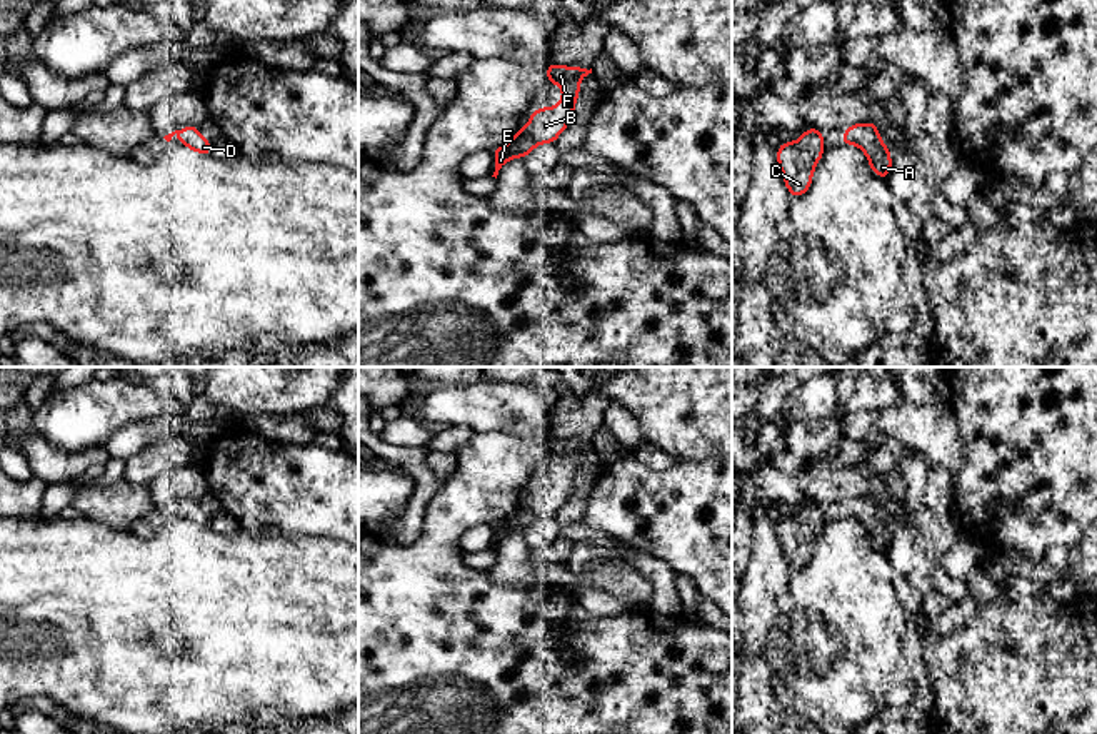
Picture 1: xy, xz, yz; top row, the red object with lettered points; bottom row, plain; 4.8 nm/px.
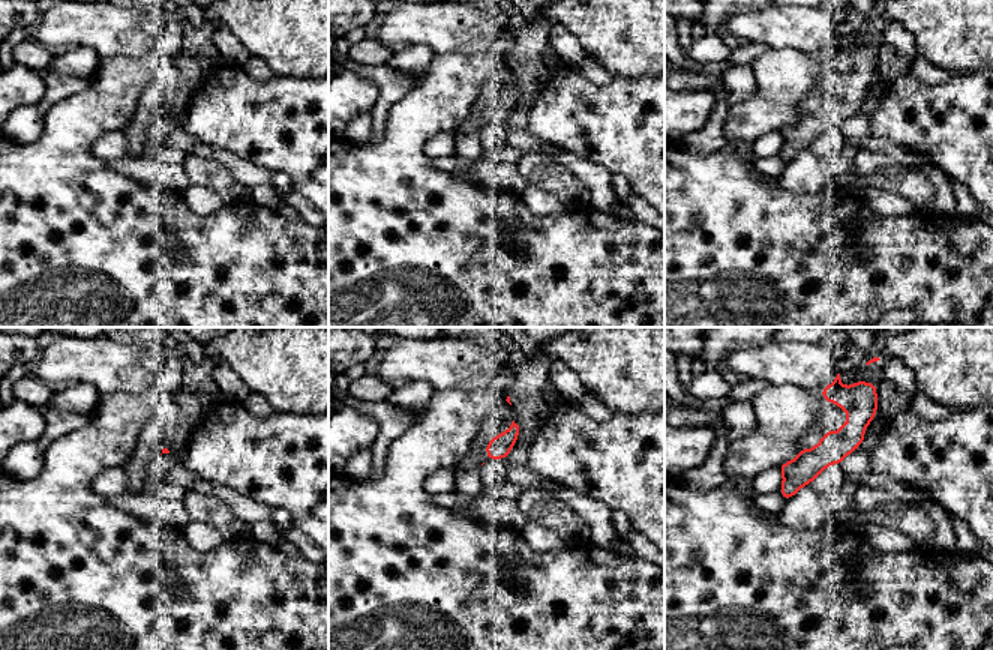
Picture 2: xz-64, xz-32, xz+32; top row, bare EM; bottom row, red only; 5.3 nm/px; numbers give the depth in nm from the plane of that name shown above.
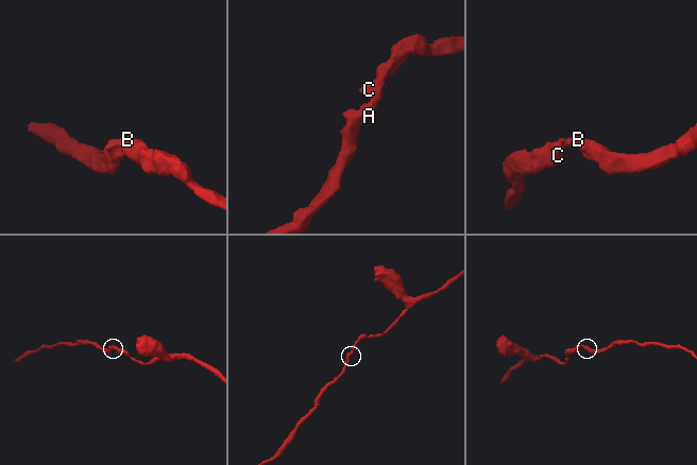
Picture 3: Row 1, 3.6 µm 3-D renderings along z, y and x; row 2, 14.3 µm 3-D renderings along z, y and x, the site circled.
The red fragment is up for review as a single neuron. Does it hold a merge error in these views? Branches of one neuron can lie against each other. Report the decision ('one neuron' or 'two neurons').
one neuron

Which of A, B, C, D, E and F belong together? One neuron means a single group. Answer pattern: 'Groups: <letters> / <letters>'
Groups: A B C D E F

